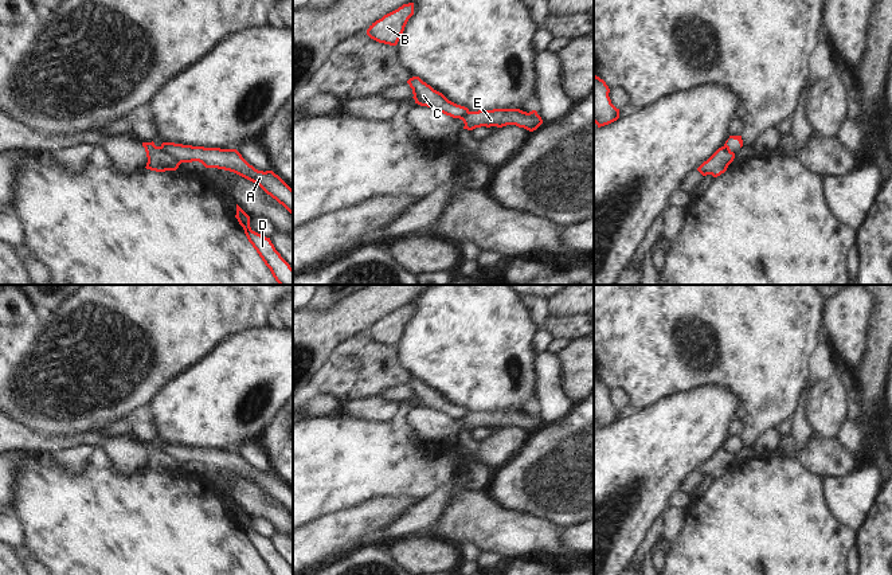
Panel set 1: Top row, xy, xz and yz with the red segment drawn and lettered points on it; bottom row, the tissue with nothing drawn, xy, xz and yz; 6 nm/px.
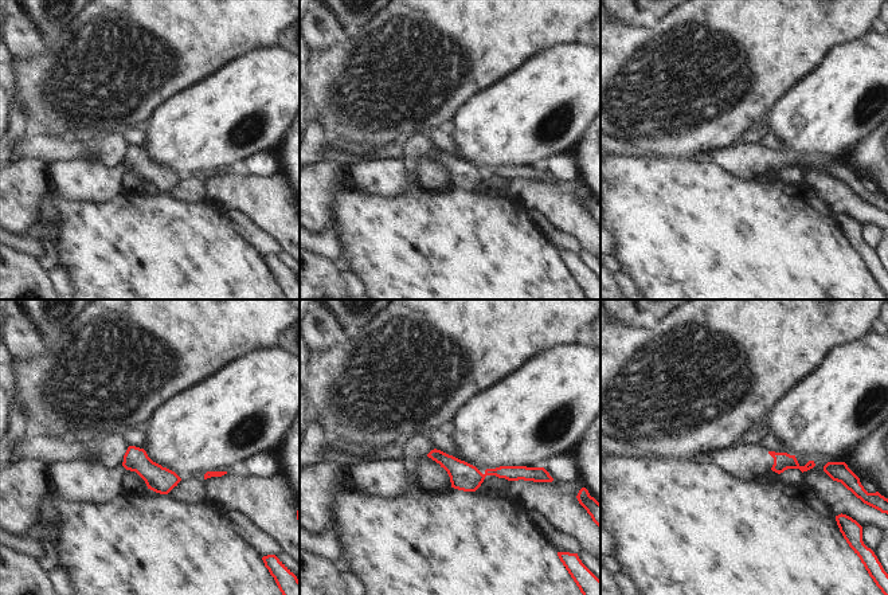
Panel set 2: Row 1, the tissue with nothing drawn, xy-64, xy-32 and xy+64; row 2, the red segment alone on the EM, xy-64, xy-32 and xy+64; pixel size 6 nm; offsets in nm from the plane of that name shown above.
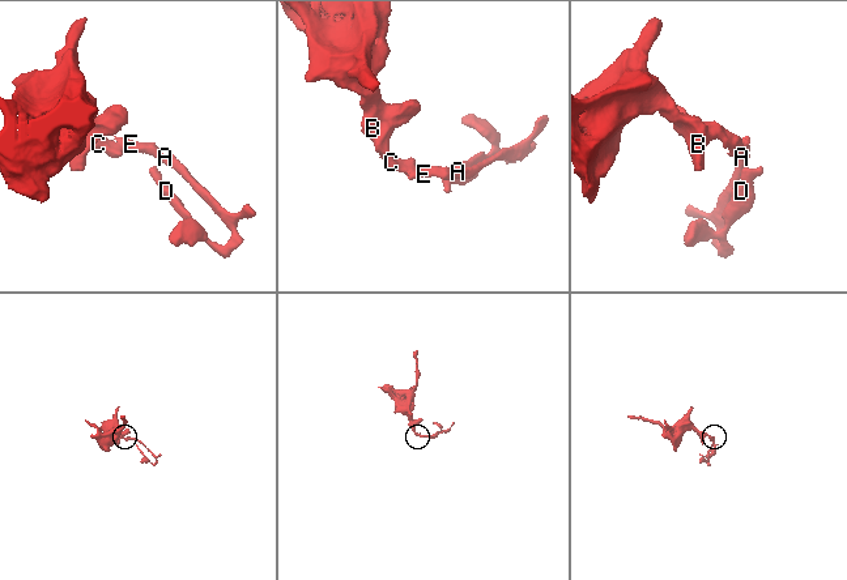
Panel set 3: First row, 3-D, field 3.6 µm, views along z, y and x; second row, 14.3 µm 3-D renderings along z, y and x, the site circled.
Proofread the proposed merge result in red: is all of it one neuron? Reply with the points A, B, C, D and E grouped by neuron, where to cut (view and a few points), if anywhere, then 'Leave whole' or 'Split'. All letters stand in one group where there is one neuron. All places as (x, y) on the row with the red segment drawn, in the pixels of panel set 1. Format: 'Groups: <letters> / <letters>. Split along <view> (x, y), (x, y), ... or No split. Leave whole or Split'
Groups: A D E / B C. Split along xy (157, 147), (180, 163). Split.

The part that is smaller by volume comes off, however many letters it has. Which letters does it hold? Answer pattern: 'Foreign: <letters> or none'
Foreign: A, D, E

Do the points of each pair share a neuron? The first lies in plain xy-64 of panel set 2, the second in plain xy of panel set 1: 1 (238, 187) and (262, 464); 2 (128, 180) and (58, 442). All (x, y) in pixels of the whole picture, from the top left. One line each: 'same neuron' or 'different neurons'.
1: different neurons
2: same neuron

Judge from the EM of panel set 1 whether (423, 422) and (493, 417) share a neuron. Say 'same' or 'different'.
same

